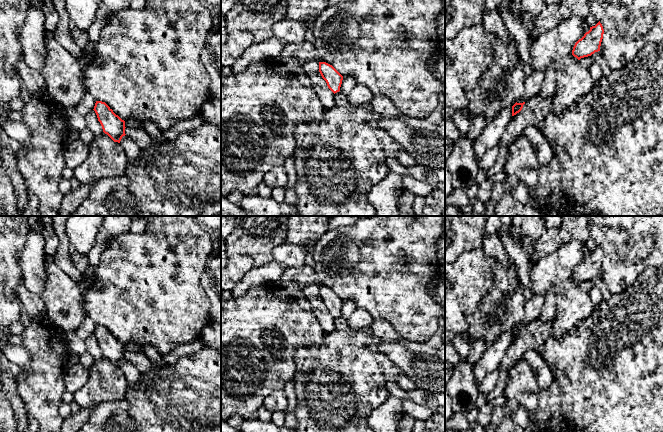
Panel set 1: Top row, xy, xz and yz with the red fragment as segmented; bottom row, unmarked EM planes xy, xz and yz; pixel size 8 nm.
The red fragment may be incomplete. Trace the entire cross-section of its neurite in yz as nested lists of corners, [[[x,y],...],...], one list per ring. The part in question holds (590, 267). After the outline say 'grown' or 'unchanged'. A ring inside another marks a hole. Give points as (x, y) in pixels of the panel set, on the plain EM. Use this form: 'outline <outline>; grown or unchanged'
outline [[[599,245],[595,250],[590,251],[590,254],[575,267],[572,279],[580,284],[600,275],[603,258],[604,253]]]; unchanged

